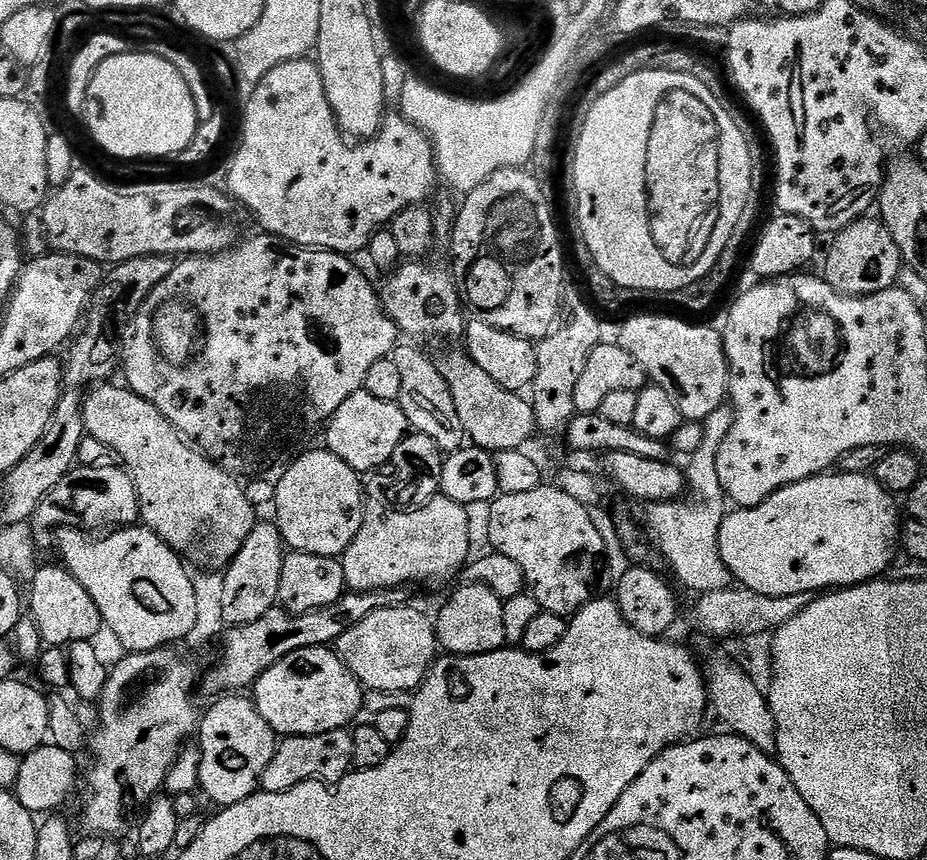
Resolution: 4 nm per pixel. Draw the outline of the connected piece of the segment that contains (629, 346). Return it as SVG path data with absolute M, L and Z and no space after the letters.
M632 316L620 328L618 343L626 354L634 357L634 362L642 366L645 377L655 387L666 390L670 402L688 422L701 422L708 414L725 403L728 387L728 365L724 359L724 337L719 331L704 324L687 324L676 316Z

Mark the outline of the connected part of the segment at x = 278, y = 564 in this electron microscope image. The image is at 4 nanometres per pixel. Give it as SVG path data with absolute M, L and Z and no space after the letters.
M258 522L254 526L254 530L250 530L250 538L246 538L246 542L242 542L242 550L238 550L236 557L222 572L224 581L220 584L220 616L225 620L225 625L235 626L258 622L258 618L262 618L262 614L271 612L273 608L277 607L280 598L278 586L282 578L282 562L285 555L284 539L280 537L280 529L276 527L275 523Z

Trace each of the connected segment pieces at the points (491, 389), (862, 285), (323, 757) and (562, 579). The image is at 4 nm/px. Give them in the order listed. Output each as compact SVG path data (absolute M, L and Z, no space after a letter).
M460 352L439 357L438 363L442 378L446 378L450 386L450 398L454 398L454 410L458 410L458 422L462 422L465 437L475 447L493 454L523 449L528 435L537 431L535 410L531 403L519 392L500 388L498 382L494 382L494 378L482 370L482 366L472 361L471 356Z
M856 219L847 228L835 233L833 240L836 241L824 264L823 279L843 296L869 296L893 287L899 278L902 259L890 230L879 219L868 219Z
M341 730L326 736L290 736L276 745L274 758L260 779L260 788L266 792L285 792L307 780L320 780L323 784L334 785L352 768L354 742L352 733Z
M541 486L534 490L526 490L526 494L497 495L496 499L491 501L488 510L488 540L492 543L491 547L497 552L506 554L506 558L514 558L514 562L518 562L518 566L522 566L522 574L524 575L527 591L538 602L541 610L550 614L558 614L565 618L571 618L594 599L597 595L596 587L600 584L600 571L604 568L604 536L596 529L596 524L592 521L591 516L593 513L589 509L574 501L573 498L570 498L569 495L564 494L562 490L555 486L549 486L549 488Z

